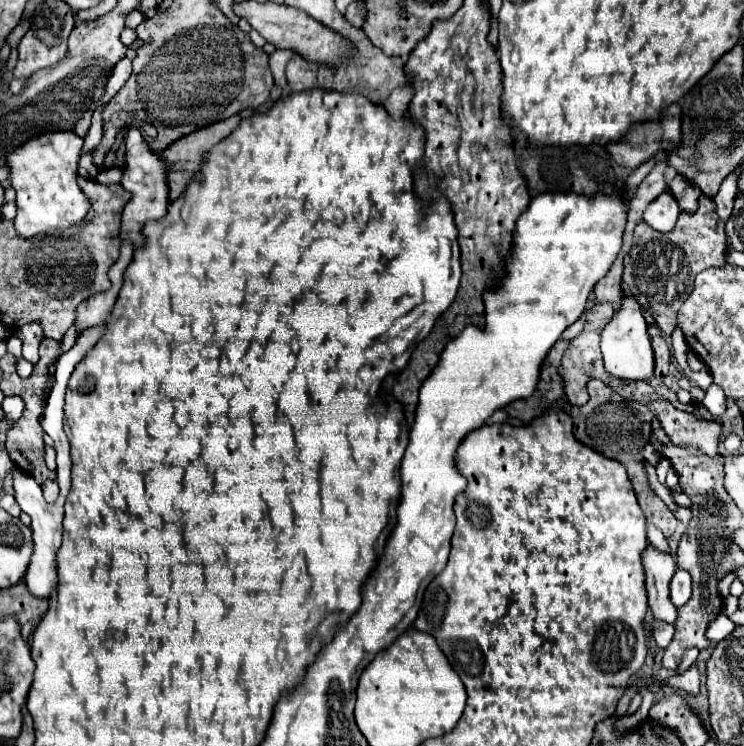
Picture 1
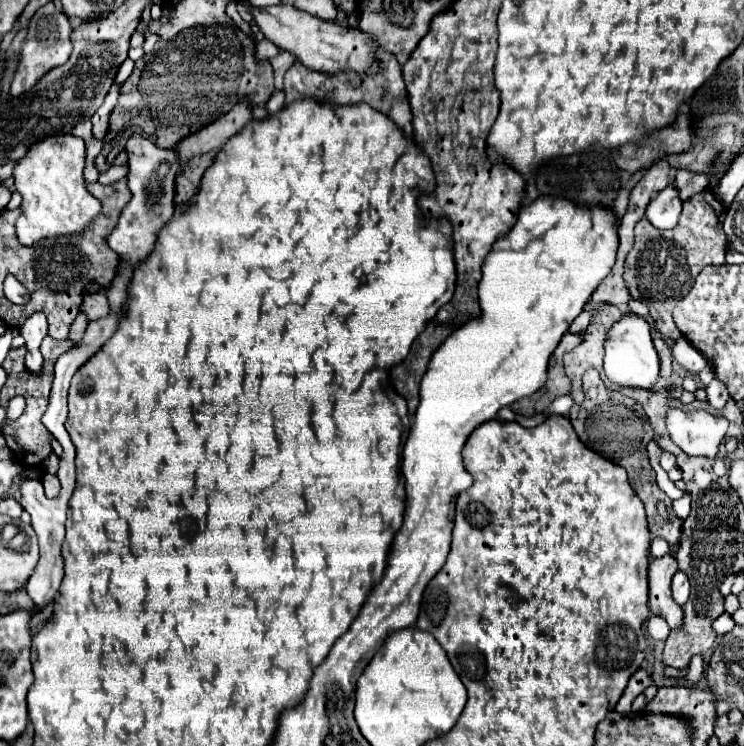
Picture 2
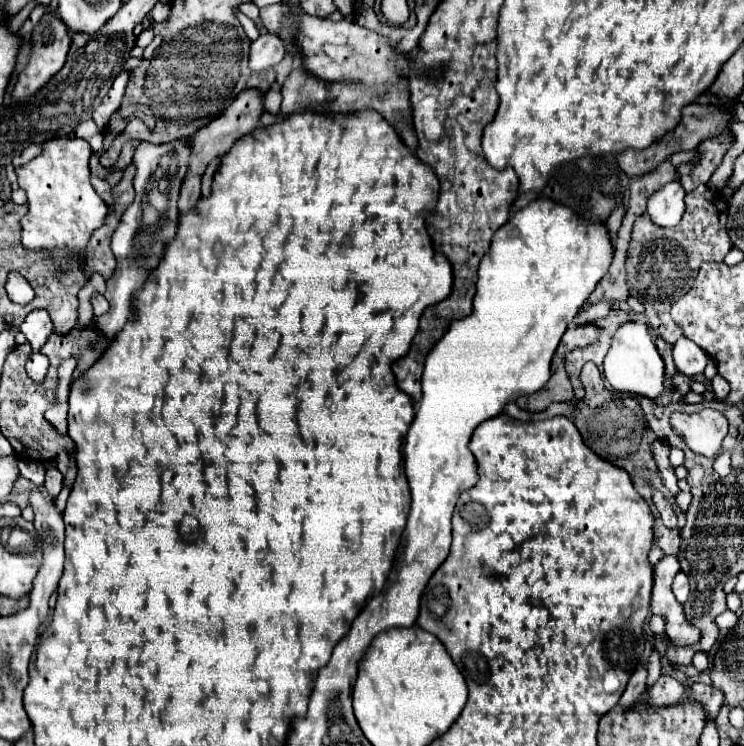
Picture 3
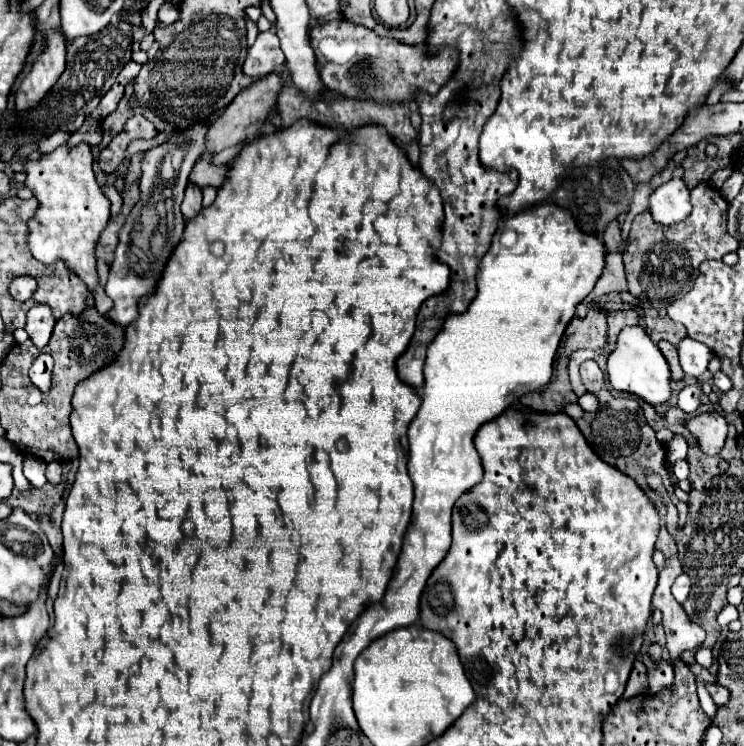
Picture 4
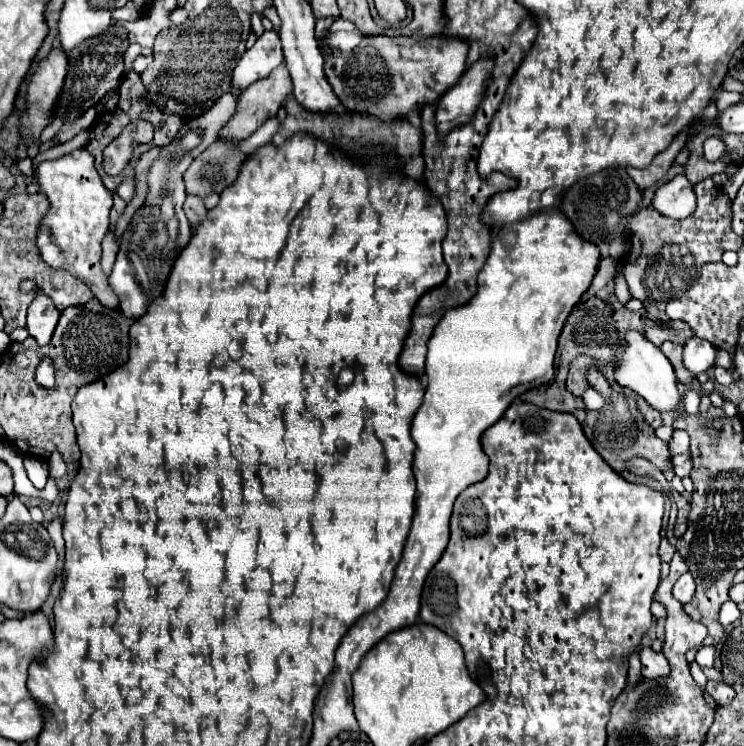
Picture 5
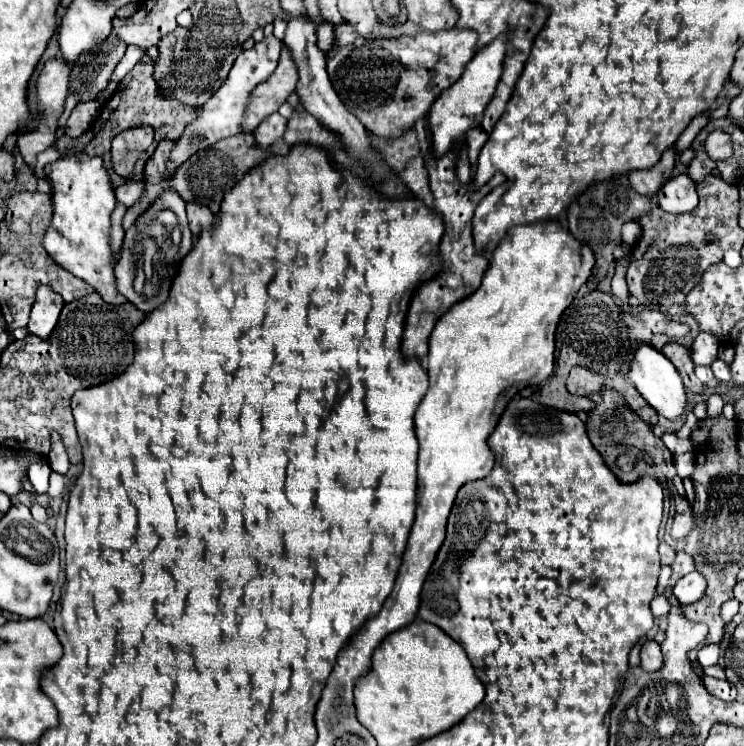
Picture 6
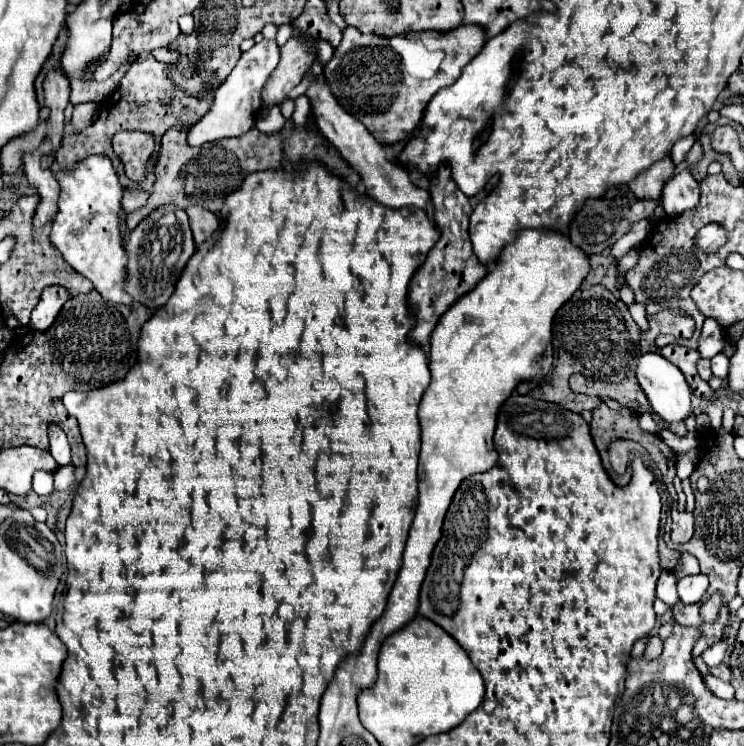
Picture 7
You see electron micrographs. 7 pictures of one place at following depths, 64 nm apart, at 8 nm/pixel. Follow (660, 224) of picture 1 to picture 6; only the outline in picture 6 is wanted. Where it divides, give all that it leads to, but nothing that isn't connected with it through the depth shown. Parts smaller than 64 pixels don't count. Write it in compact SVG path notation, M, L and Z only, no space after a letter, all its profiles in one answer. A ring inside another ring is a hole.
M680 174L670 178L658 194L658 206L664 212L670 214L682 214L690 212L698 204L698 194L696 194L696 182L688 174Z

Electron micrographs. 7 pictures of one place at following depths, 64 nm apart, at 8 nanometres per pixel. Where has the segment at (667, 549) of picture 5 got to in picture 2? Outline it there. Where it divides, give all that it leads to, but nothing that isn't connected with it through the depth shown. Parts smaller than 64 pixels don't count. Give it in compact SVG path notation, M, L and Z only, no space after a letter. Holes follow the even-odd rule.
M590 368L588 372L584 372L582 382L584 382L586 398L584 398L582 404L574 404L570 408L570 422L576 430L576 434L580 436L580 440L590 450L594 450L594 452L598 450L604 458L608 458L614 464L626 468L632 488L636 490L636 494L640 496L640 500L646 506L652 536L664 538L670 544L670 550L676 550L678 538L680 538L680 532L682 532L682 520L676 514L670 514L670 522L664 522L660 518L658 510L656 510L656 502L664 500L666 506L668 506L668 512L672 512L672 500L656 484L656 472L652 470L650 460L648 460L648 452L646 452L646 444L654 438L654 434L652 434L652 428L650 428L648 420L638 412L638 402L628 398L628 396L622 396L620 392L608 390L596 368Z

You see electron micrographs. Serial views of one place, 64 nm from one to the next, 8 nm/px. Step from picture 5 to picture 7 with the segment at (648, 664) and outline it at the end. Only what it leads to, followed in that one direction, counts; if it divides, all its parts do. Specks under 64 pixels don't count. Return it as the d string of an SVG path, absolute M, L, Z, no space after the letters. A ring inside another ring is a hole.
M652 636L650 642L648 642L648 646L646 646L644 656L650 660L650 658L658 658L660 654L662 654L662 640L658 636Z

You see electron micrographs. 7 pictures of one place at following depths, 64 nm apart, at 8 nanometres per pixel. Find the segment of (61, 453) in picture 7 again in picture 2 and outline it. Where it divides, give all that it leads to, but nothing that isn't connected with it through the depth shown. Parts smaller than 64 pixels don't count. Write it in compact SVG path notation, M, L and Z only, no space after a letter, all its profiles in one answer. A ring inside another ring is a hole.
M44 474L42 476L42 486L44 486L44 492L48 498L56 498L60 494L60 480L56 474Z

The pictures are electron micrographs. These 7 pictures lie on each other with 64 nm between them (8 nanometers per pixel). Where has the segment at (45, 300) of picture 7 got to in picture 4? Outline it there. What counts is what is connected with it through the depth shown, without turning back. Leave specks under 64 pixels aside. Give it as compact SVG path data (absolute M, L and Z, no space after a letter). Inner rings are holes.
M34 304L30 310L28 310L28 318L26 318L26 332L28 336L32 338L32 342L42 350L48 340L50 340L50 334L54 330L54 324L56 324L56 318L52 314L52 308L48 304Z

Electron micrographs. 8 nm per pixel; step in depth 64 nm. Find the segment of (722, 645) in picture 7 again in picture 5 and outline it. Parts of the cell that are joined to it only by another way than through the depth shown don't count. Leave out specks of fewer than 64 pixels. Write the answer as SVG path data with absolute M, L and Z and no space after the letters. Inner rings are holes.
M702 646L696 654L696 662L704 668L704 666L714 666L714 654L716 654L716 648L714 646Z

